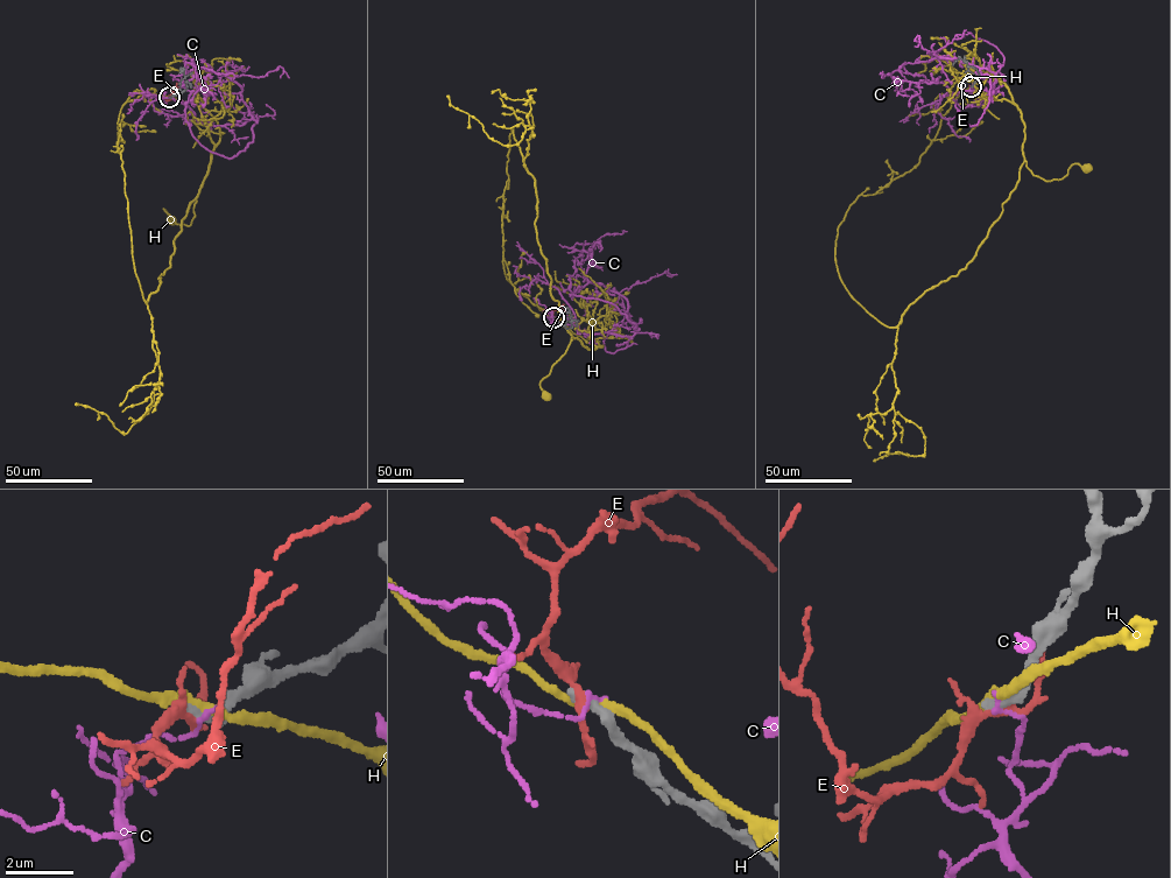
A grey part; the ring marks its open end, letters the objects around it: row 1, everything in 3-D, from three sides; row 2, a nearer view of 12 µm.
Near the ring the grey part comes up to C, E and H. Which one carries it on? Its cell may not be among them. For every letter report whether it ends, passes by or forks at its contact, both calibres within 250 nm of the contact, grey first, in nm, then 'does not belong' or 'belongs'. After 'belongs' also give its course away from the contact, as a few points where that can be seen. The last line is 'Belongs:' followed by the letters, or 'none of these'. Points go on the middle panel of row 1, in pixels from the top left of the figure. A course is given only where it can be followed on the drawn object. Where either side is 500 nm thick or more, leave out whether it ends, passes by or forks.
C: it ends; calibres 440 and 150 nm; does not belong
E: it passes by; calibres 400 and 280 nm; does not belong
H: it passes by; calibres 480 and 280 nm; does not belong
Belongs: none of these

